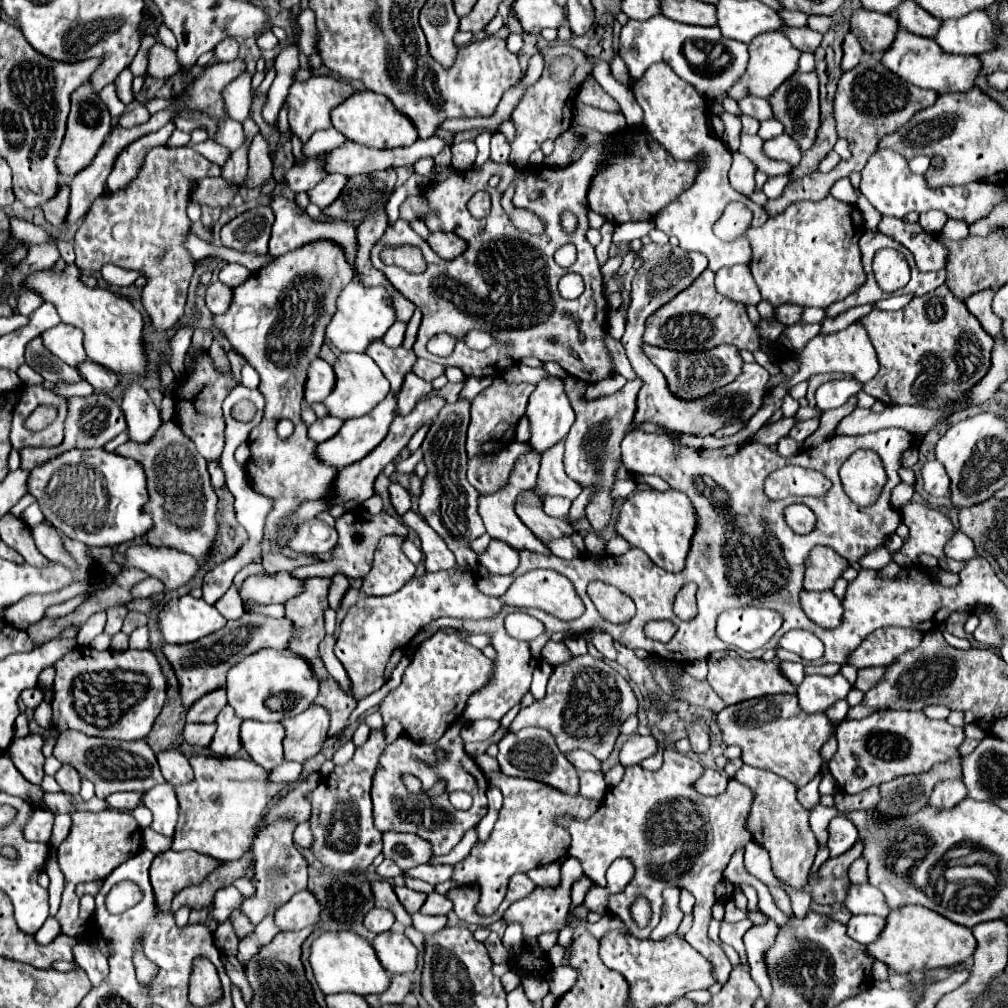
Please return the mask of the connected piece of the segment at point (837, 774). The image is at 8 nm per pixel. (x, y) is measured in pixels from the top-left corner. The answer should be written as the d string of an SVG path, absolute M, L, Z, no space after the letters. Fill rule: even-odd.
M880 710L862 720L844 720L838 730L838 752L832 758L832 776L846 794L862 792L870 786L880 786L902 774L918 774L930 770L936 762L958 756L958 746L964 740L964 730L950 726L946 720L930 720L922 712ZM854 768L862 768L864 778L856 778Z

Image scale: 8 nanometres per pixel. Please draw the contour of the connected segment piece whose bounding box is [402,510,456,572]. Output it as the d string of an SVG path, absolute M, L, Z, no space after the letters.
M414 510L406 512L402 516L402 522L420 536L422 552L424 552L424 562L422 564L424 564L426 572L456 568L454 554L450 552L442 538L434 530L431 530L417 512L414 512Z

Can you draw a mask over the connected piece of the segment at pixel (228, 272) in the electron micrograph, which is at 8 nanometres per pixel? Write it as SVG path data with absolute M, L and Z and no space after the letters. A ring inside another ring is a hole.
M226 264L218 274L220 282L224 282L230 288L236 288L238 284L242 284L246 280L246 276L250 276L250 270L240 264Z

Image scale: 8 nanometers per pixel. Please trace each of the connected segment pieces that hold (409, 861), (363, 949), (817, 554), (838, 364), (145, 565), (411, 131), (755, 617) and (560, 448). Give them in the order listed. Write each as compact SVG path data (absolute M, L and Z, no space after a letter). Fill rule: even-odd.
M384 832L384 850L382 854L394 860L402 870L420 866L430 858L430 844L414 834Z
M350 930L340 932L324 932L320 934L310 948L308 962L312 966L314 978L324 994L336 994L336 992L354 992L360 996L366 994L380 994L390 984L390 974L382 968L378 962L378 956L370 942L366 942L362 936Z
M814 546L806 558L804 588L806 590L830 590L834 580L840 578L848 562L828 546Z
M854 322L844 330L832 332L832 334L818 334L814 336L802 350L798 350L796 354L798 360L798 372L790 376L788 382L784 382L784 372L778 372L774 376L770 376L768 380L768 390L786 384L788 388L792 388L794 384L802 382L804 378L810 378L812 374L822 374L822 372L842 372L842 374L850 374L854 376L858 382L868 382L876 372L878 372L878 362L876 362L876 352L874 346L870 344L866 330L862 328L862 322Z
M130 544L124 552L124 560L126 562L122 564L122 570L138 568L162 580L166 590L184 586L198 572L198 560L194 556L182 554L174 548L164 548L164 546L154 548L148 544L144 546Z
M364 90L364 92L354 92L354 96L346 98L338 108L332 112L332 126L342 132L348 140L372 146L372 148L396 148L396 146L410 146L412 142L418 140L418 132L414 124L398 112L392 102L376 92Z
M730 608L718 616L716 634L730 646L756 652L778 632L782 616L770 608Z
M558 442L554 448L542 454L540 476L536 486L536 492L540 498L562 496L562 498L574 500L582 492L582 486L566 476L564 464L562 464L562 452L564 452L564 442Z

